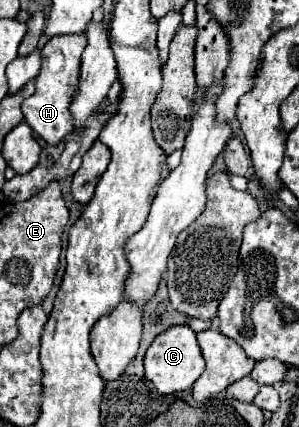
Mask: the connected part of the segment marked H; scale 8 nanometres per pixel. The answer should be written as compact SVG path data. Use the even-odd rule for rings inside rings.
M85 34L51 38L41 50L43 66L37 76L37 84L35 84L37 90L21 104L25 122L33 128L33 132L37 132L51 146L57 146L73 130L69 106L75 96L75 88L79 86L79 64L81 64L81 52L85 50L85 44L87 44Z

